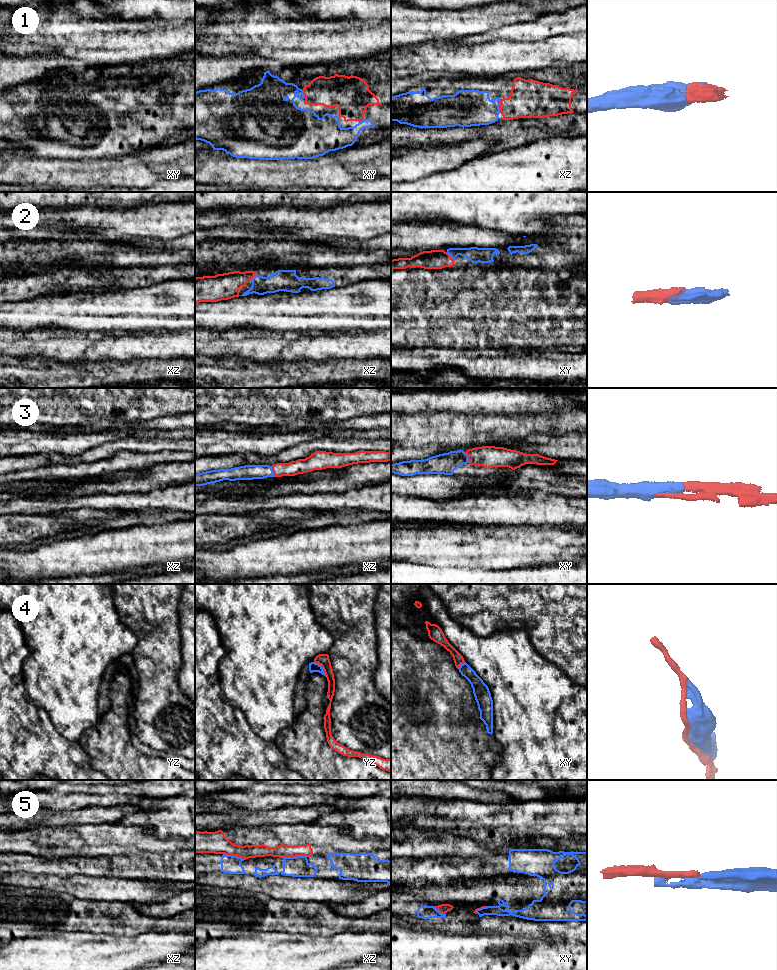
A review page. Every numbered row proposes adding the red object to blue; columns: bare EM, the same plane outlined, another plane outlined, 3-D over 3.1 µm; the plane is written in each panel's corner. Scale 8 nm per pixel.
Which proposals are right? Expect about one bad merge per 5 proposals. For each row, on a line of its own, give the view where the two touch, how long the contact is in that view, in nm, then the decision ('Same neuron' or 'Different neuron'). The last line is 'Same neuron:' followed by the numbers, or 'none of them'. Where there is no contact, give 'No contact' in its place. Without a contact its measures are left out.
1: Touches blue in xz. Shared border 110 nm. Same neuron
2: Touches blue in xy. Shared border 90 nm. Same neuron
3: Touches blue in xz. Shared border 90 nm. Same neuron
4: Touches blue in yz. Shared border 160 nm. Different neuron
5: Touches blue in xz. Shared border 220 nm. Different neuron
Same neuron: 1, 2, 3

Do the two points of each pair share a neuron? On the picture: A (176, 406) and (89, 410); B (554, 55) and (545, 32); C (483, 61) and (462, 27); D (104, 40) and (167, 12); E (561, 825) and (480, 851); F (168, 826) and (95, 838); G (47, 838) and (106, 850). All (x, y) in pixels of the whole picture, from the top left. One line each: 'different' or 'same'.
A: same
B: different
C: different
D: different
E: different
F: different
G: same

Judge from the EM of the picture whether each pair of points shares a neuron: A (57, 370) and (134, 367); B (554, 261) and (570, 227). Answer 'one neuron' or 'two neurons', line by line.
A: one neuron
B: one neuron

